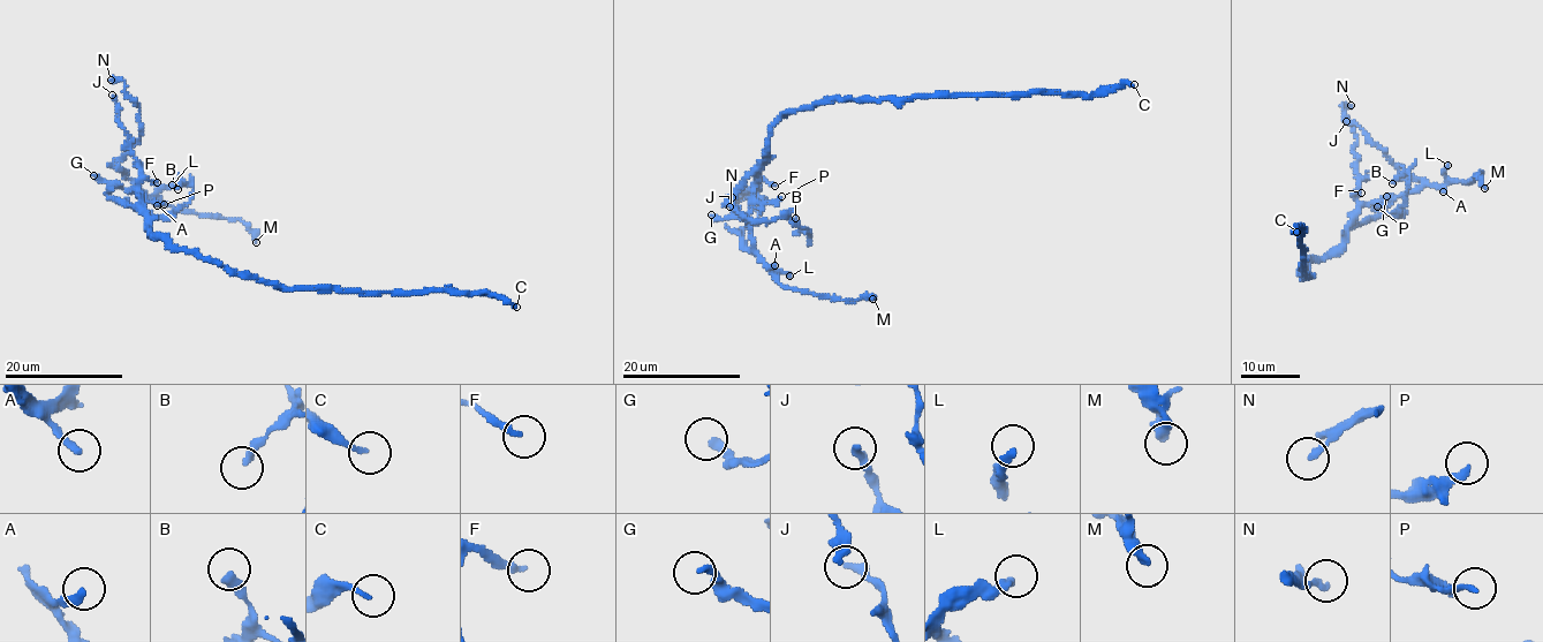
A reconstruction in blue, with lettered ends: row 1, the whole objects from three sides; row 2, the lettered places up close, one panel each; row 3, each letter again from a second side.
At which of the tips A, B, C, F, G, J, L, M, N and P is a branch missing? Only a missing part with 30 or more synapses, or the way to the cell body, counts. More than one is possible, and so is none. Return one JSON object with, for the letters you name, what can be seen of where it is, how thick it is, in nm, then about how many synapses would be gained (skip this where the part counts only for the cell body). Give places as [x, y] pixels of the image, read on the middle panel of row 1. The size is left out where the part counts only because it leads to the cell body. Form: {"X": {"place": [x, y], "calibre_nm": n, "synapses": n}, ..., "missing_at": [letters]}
{"missing_at": []}

